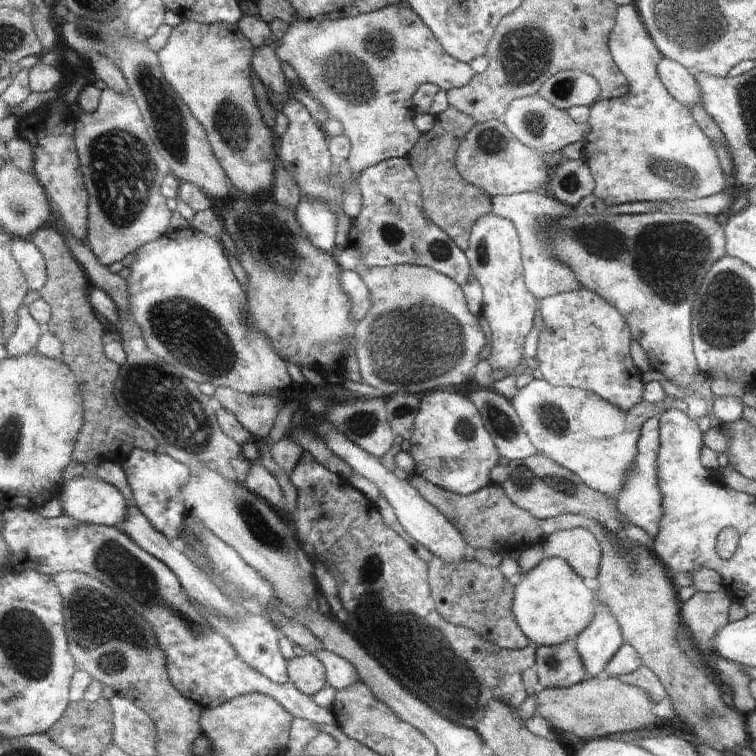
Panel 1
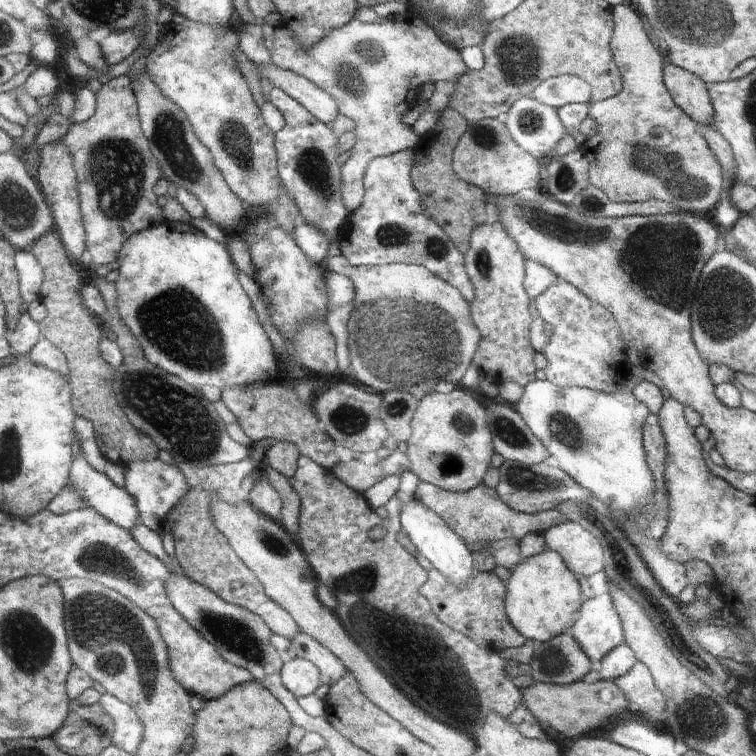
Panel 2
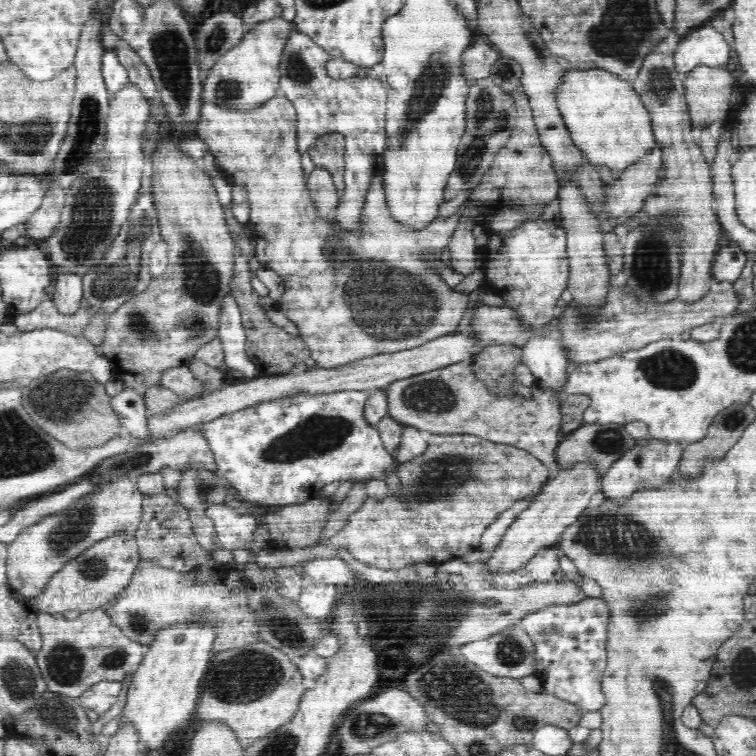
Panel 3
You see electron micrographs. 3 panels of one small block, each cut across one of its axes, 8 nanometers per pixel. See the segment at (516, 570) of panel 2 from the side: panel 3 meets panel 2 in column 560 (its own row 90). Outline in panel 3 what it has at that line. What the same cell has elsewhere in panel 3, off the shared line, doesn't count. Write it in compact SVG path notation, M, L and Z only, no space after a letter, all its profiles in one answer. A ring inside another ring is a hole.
M603 69L572 70L554 88L559 111L569 129L572 142L581 151L585 160L592 166L606 166L610 168L613 176L618 176L630 164L636 164L638 158L646 156L650 150L657 146L653 135L652 121L648 109L641 101L641 96L633 89L632 82L621 80L615 74Z

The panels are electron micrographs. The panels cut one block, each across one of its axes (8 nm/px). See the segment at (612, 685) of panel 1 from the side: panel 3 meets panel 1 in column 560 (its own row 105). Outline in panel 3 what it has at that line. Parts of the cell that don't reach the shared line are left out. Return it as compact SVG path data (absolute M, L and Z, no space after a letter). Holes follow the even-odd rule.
M700 65L687 73L683 82L685 101L689 108L691 123L696 131L714 124L716 120L726 120L730 107L732 92L734 92L734 79L726 67L710 68Z

